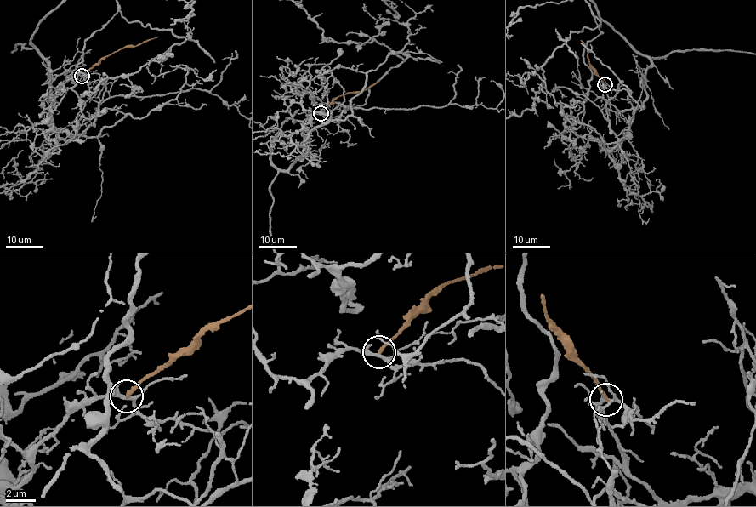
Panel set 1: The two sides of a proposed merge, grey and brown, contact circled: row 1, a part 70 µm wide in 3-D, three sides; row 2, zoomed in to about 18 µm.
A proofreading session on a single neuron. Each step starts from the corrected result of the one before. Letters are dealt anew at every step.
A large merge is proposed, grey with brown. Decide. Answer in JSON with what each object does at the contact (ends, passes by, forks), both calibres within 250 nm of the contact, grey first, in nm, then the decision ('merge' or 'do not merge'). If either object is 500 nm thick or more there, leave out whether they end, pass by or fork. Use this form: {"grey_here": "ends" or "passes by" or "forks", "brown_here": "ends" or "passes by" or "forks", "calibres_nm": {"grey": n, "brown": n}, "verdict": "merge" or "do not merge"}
{"grey_here": "forks", "brown_here": "ends", "calibres_nm": {"grey": 220, "brown": 200}, "verdict": "do not merge"}

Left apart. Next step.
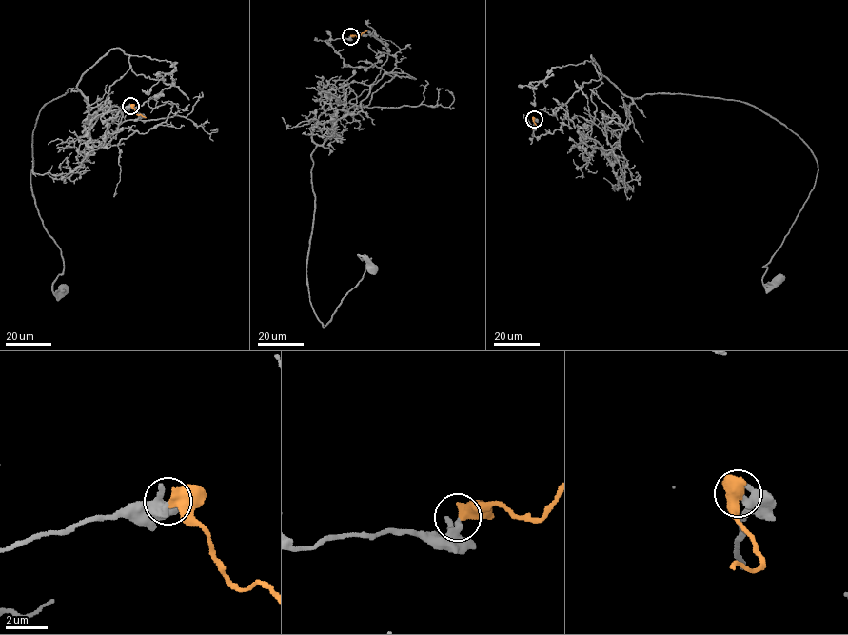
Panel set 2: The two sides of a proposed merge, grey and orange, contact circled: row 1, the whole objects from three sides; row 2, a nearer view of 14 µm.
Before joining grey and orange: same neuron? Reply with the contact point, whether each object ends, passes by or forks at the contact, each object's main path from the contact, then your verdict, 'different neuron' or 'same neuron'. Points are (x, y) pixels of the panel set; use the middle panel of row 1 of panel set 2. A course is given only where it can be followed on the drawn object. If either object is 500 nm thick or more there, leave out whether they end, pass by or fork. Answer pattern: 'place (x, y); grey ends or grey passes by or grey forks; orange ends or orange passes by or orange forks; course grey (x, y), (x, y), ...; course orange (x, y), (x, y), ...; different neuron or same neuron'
place (350, 36); course grey (350, 36), (325, 41), (393, 78), (313, 128), (306, 271), (323, 327), (362, 279), (359, 254), (373, 268); course orange (350, 36), (359, 36), (367, 30); different neuron

